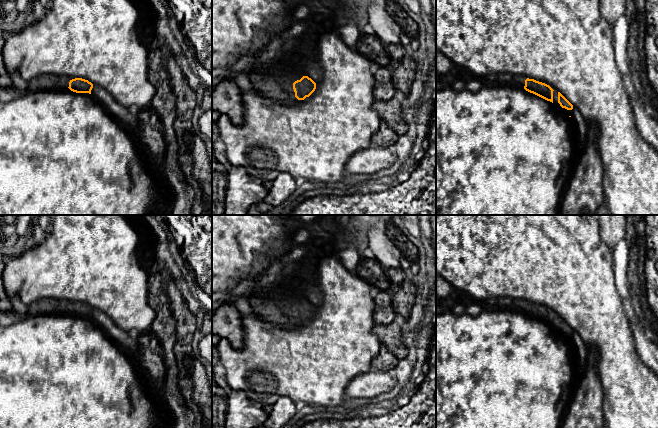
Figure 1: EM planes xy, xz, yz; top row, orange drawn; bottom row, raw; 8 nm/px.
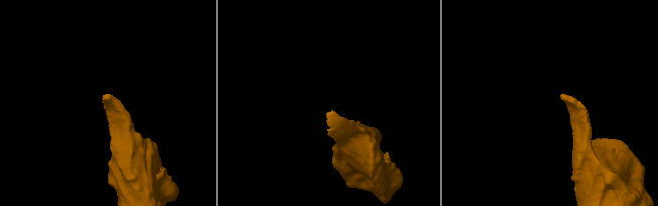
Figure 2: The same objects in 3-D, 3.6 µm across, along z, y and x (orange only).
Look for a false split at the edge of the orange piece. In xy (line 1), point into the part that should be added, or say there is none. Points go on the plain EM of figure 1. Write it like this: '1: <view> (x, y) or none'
1: xy (49, 306)

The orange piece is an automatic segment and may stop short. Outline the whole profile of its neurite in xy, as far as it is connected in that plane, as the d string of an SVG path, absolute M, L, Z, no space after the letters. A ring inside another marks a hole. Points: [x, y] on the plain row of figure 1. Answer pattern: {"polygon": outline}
{"polygon": "M39 299L28 306L28 315L64 315L69 312L76 317L89 317L93 308L82 302L67 304L59 299Z"}

